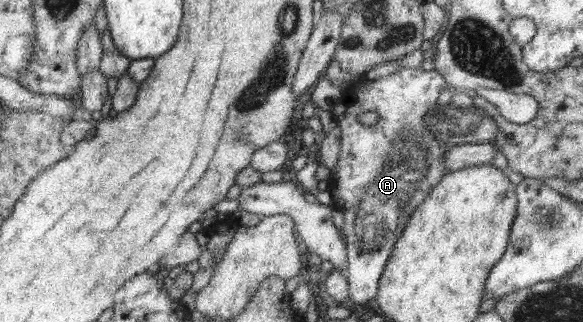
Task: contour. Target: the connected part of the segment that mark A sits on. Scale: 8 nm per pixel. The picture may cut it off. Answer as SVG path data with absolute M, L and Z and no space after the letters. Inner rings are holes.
M400 68L387 78L353 81L330 110L342 130L342 147L336 170L328 179L327 191L333 198L334 208L345 215L343 230L348 239L345 272L350 302L365 304L376 298L392 250L413 212L448 173L444 158L449 145L437 139L425 123L425 116L439 105L437 98L441 90L448 89L445 81L435 69ZM352 104L363 112L369 112L371 106L378 121L365 126L359 120L361 112L348 108Z

